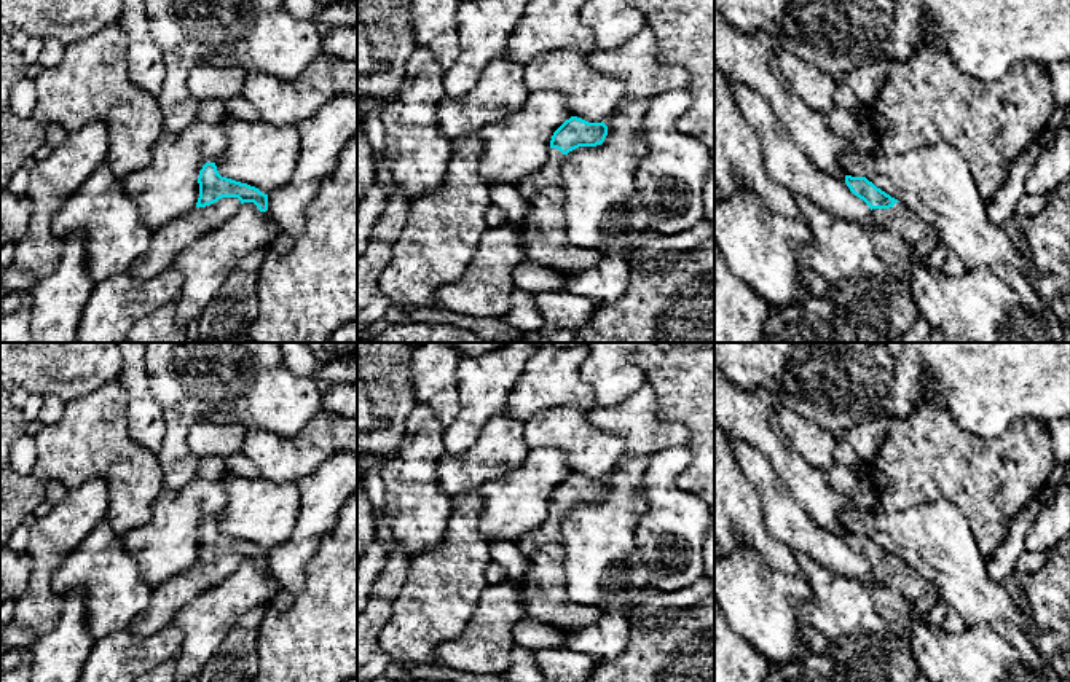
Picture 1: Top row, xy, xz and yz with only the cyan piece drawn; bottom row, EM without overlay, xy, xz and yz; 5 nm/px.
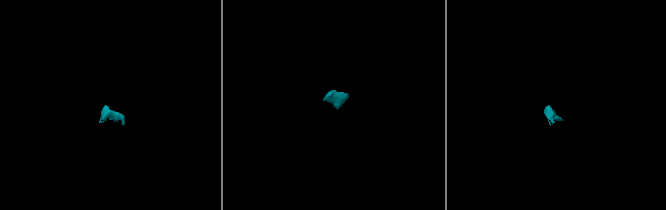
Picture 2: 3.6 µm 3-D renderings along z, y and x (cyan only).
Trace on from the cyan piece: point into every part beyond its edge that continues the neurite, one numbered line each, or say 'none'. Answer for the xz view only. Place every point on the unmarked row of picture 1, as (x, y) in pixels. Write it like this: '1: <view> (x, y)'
1: xz (544, 591)

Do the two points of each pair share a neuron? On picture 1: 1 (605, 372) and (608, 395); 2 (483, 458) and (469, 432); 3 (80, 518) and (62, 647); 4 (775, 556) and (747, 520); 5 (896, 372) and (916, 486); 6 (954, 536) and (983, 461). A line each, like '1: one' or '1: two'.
1: one
2: two
3: two
4: one
5: two
6: two

